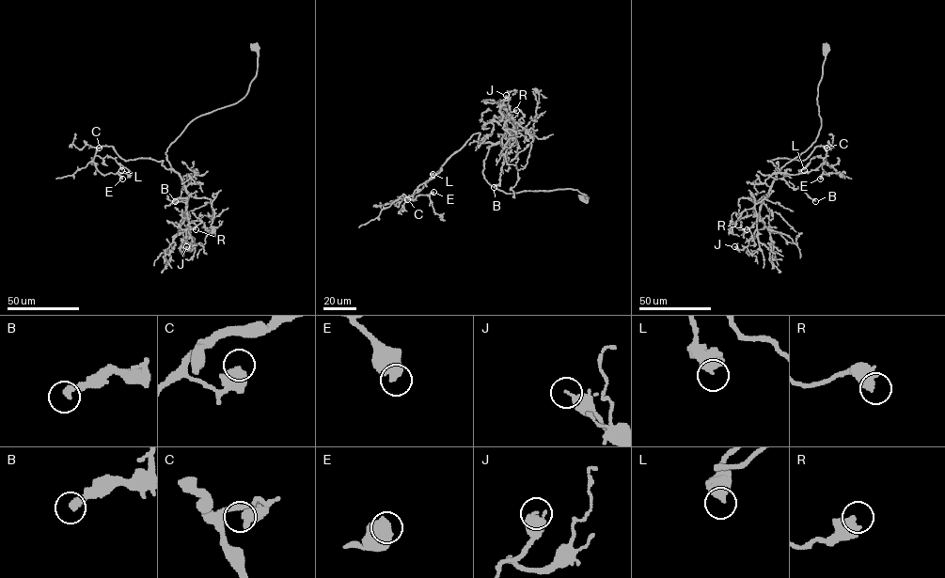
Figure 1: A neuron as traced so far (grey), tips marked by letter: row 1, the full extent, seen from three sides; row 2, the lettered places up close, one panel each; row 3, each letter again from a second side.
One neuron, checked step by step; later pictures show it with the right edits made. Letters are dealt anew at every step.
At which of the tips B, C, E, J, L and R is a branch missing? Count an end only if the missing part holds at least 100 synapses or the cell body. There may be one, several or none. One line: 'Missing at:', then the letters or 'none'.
Missing at: none

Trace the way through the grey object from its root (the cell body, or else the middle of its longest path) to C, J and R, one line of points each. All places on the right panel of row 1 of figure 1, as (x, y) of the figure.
C: (826, 47), (817, 98), (821, 122), (817, 136), (778, 171), (767, 161), (803, 161), (816, 147), (826, 148)
J: (826, 47), (817, 98), (819, 134), (779, 168), (748, 244), (742, 250), (734, 246)
R: (826, 47), (817, 98), (821, 122), (819, 134), (804, 151), (779, 168), (761, 206), (758, 219), (747, 229)

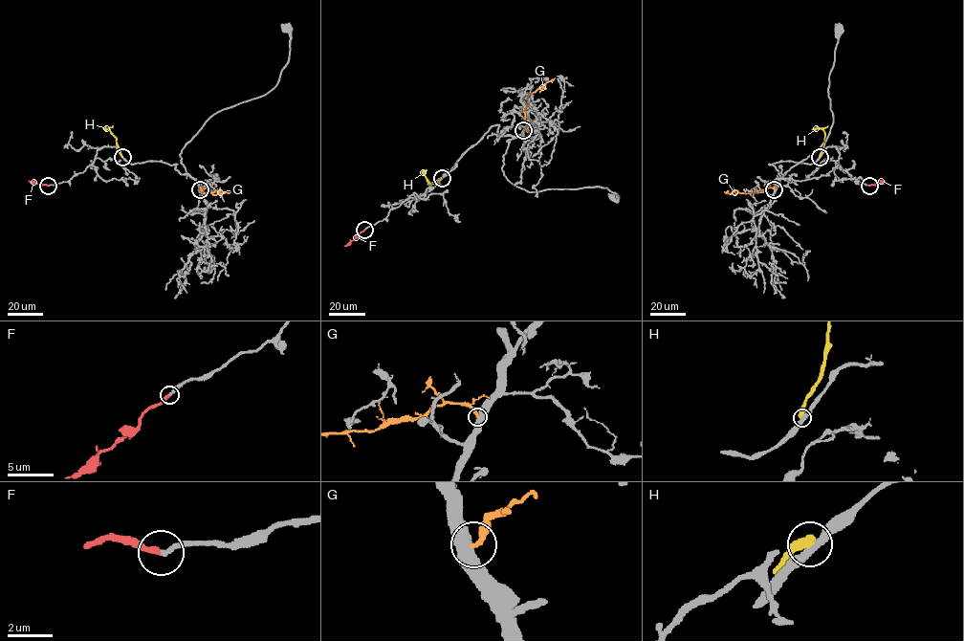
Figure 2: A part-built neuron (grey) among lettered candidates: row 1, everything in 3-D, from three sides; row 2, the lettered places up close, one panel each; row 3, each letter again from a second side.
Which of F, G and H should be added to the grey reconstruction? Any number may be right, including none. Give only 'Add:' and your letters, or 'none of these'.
Add: F

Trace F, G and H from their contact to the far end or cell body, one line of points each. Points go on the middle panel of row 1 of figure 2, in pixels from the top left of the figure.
F: (364, 230), (344, 246)
G: (523, 130), (527, 98), (555, 78)
H: (442, 178), (430, 183), (424, 174), (426, 169)

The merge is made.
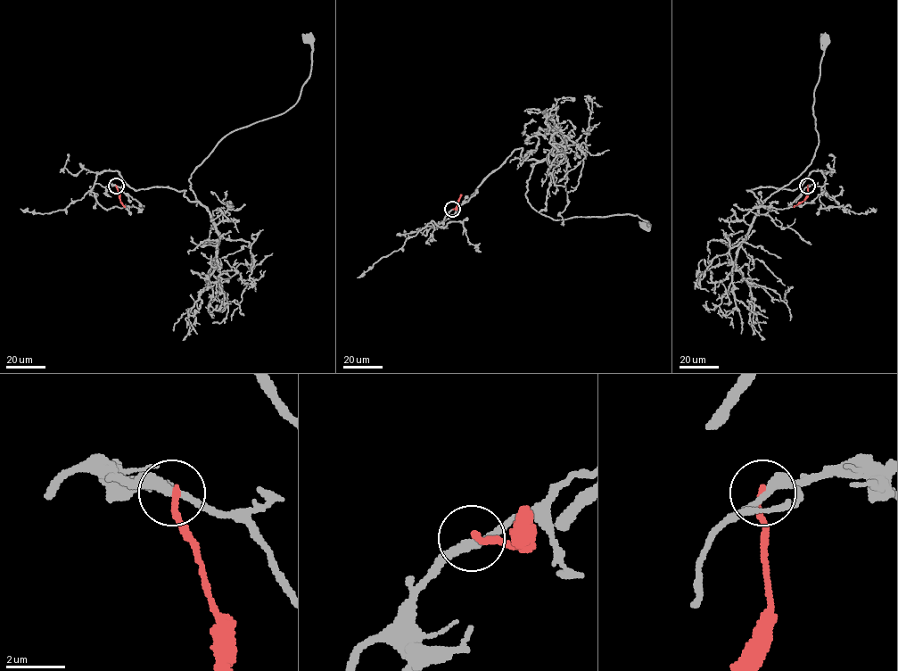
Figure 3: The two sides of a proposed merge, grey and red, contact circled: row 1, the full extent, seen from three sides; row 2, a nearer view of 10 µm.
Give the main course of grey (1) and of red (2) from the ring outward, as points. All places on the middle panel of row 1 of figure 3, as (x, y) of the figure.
1: (453, 209), (432, 226), (522, 148), (537, 161), (525, 196), (538, 211), (630, 214), (645, 226)
2: (453, 209), (456, 209), (461, 194)

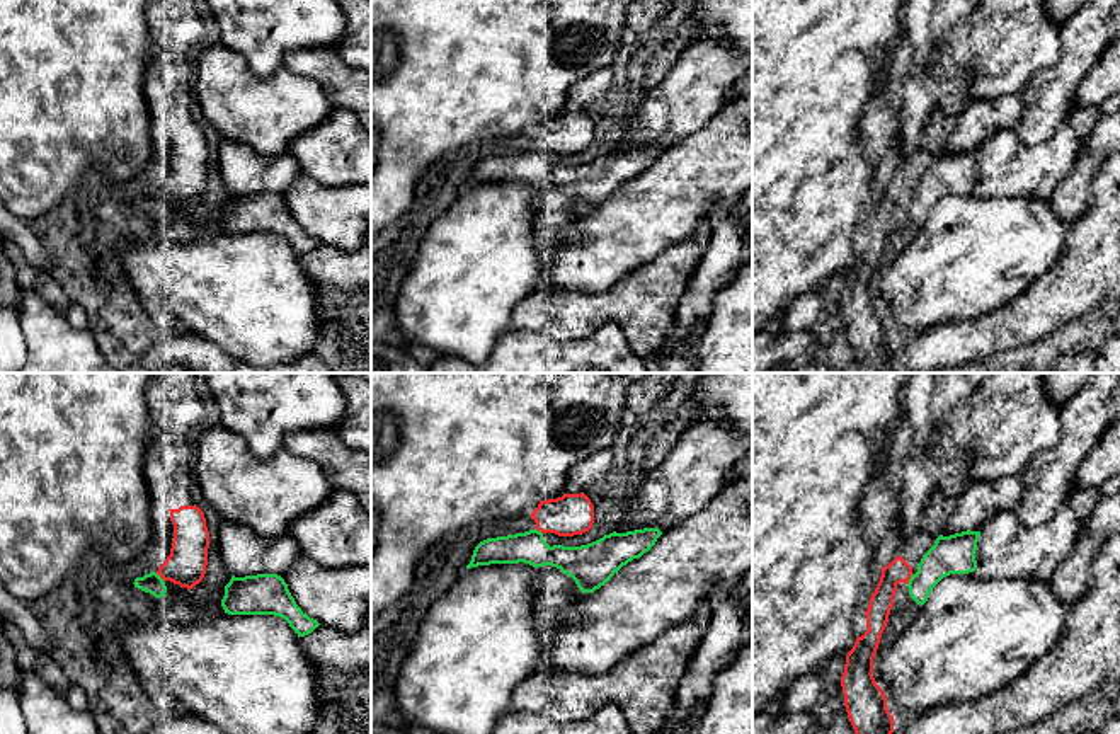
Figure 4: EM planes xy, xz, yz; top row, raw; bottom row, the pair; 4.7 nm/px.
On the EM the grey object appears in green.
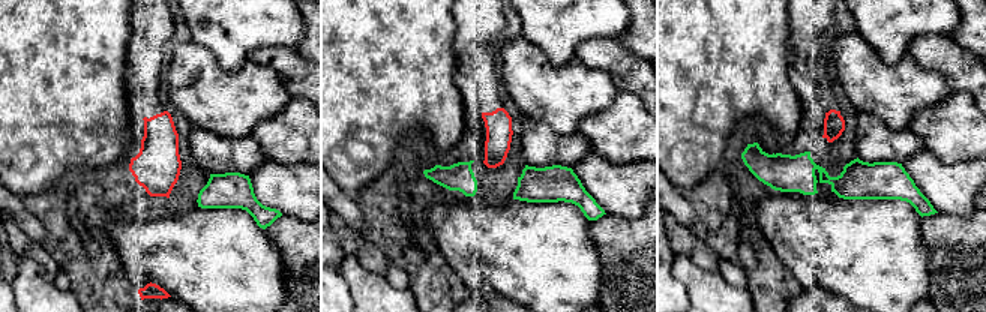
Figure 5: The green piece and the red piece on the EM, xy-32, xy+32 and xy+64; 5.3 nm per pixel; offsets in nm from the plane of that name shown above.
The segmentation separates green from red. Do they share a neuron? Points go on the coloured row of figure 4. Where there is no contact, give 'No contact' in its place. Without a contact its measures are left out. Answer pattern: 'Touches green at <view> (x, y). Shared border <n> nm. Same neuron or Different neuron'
Touches green at yz (909, 579). Shared border 60 nm. Different neuron

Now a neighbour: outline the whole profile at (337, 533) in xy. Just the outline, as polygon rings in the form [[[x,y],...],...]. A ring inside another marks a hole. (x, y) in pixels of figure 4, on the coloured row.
[[[334,489],[317,509],[296,518],[288,535],[296,540],[303,557],[325,569],[371,567],[371,514],[347,490]]]

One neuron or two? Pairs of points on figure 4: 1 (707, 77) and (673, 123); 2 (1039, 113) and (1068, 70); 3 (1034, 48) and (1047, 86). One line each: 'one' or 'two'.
1: one
2: one
3: two

